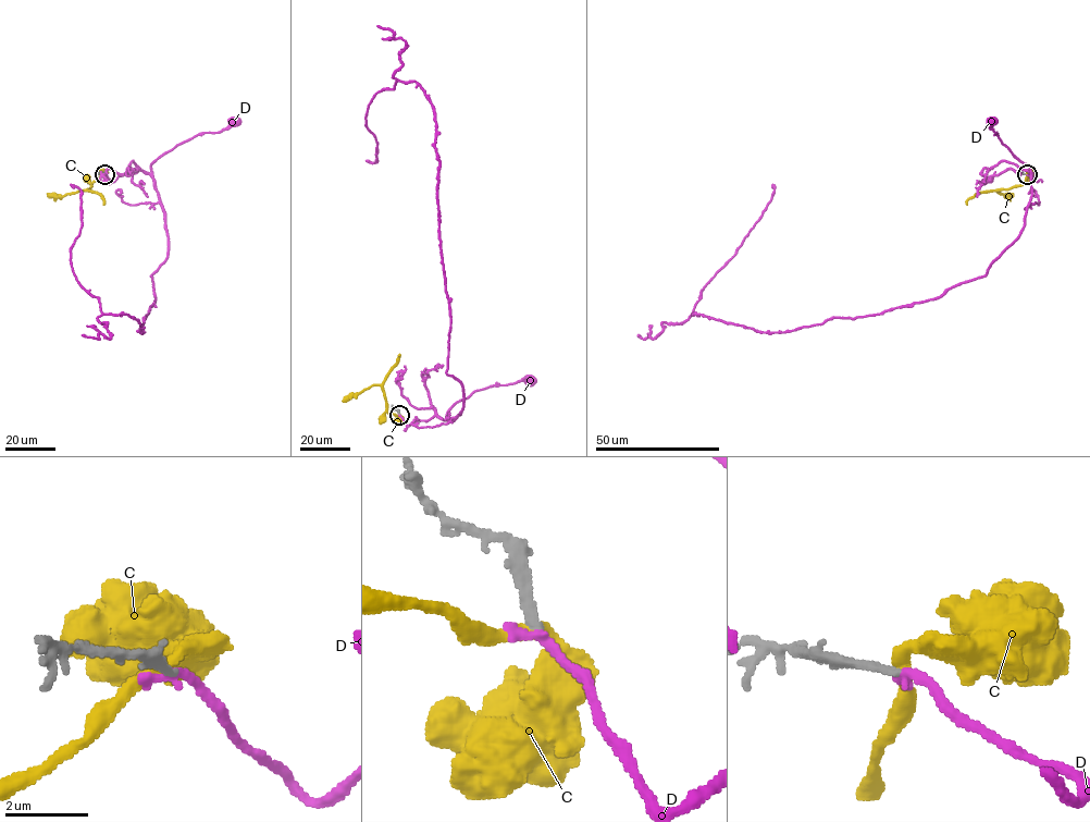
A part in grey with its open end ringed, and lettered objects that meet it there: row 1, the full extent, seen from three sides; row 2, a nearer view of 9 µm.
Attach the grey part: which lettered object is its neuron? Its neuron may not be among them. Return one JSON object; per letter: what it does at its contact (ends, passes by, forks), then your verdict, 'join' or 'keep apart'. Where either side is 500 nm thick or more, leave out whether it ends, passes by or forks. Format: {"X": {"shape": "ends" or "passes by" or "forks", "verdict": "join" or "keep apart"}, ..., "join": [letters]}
{"C": {"shape": "passes by", "verdict": "keep apart"}, "D": {"shape": "ends", "verdict": "join"}, "join": ["D"]}

